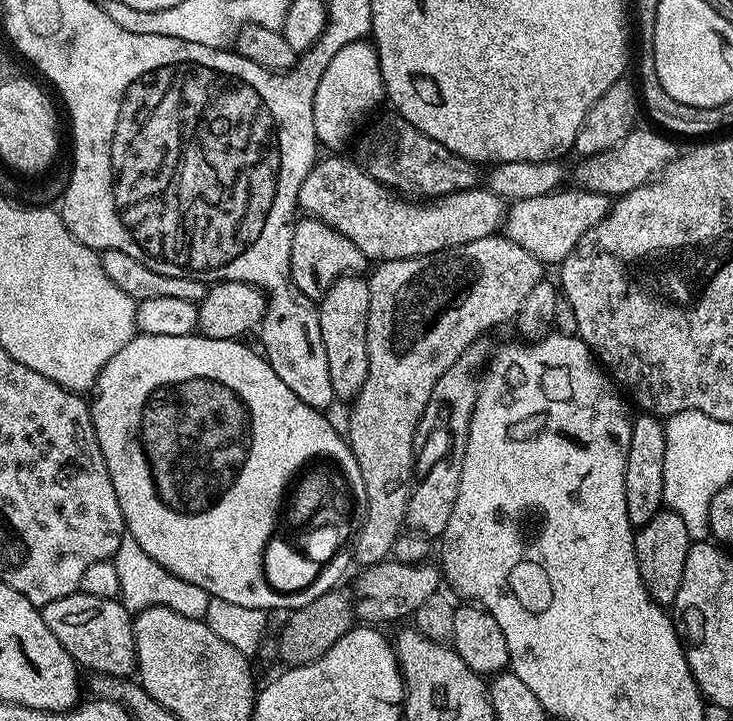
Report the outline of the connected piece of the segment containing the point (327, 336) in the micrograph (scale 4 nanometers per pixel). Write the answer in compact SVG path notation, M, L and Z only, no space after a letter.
M343 274L324 291L318 301L322 344L326 346L326 360L330 366L330 386L337 401L351 402L360 393L360 387L368 377L368 311L370 310L370 290L368 281L360 274Z

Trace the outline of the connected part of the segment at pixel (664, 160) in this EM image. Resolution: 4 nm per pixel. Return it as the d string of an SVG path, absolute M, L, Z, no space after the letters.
M637 126L618 146L610 150L602 150L602 154L581 159L580 165L576 168L577 189L593 192L598 196L615 198L624 196L630 190L645 184L659 173L660 169L677 155L678 148L675 148L664 136L651 132L648 128Z

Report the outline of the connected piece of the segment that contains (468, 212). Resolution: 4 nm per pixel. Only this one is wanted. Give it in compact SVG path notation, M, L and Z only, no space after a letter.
M328 154L328 157L317 159L316 163L313 164L310 174L306 174L306 178L302 182L300 187L300 199L298 201L301 209L306 208L307 213L313 214L315 217L324 220L327 224L331 225L332 228L337 228L342 234L346 234L346 238L350 238L350 242L354 242L354 246L358 246L358 250L362 250L362 254L369 261L372 262L383 262L386 260L409 260L415 256L429 256L435 252L443 252L445 248L456 248L460 244L469 244L474 242L478 238L486 238L487 236L493 235L497 231L497 228L501 225L504 208L500 197L495 196L493 192L489 192L483 187L471 186L464 189L462 192L451 192L445 196L438 196L435 198L425 199L425 204L415 204L415 199L409 198L407 195L401 194L399 191L393 190L387 184L379 184L377 180L371 176L368 172L365 172L360 167L359 163L355 159L343 160L343 155L340 154Z

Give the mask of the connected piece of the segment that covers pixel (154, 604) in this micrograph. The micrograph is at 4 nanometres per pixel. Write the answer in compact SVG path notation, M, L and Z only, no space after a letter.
M125 535L113 556L113 564L118 572L119 600L128 612L139 614L149 608L168 608L186 618L205 619L211 596L200 586L194 586L184 579L170 574L146 554L142 546L132 536Z

